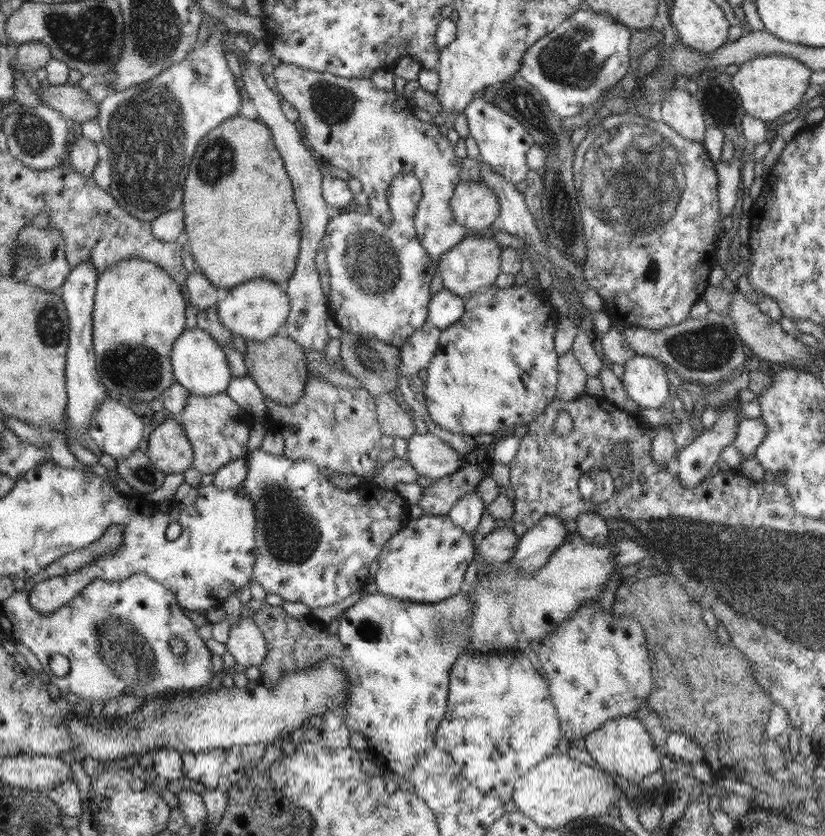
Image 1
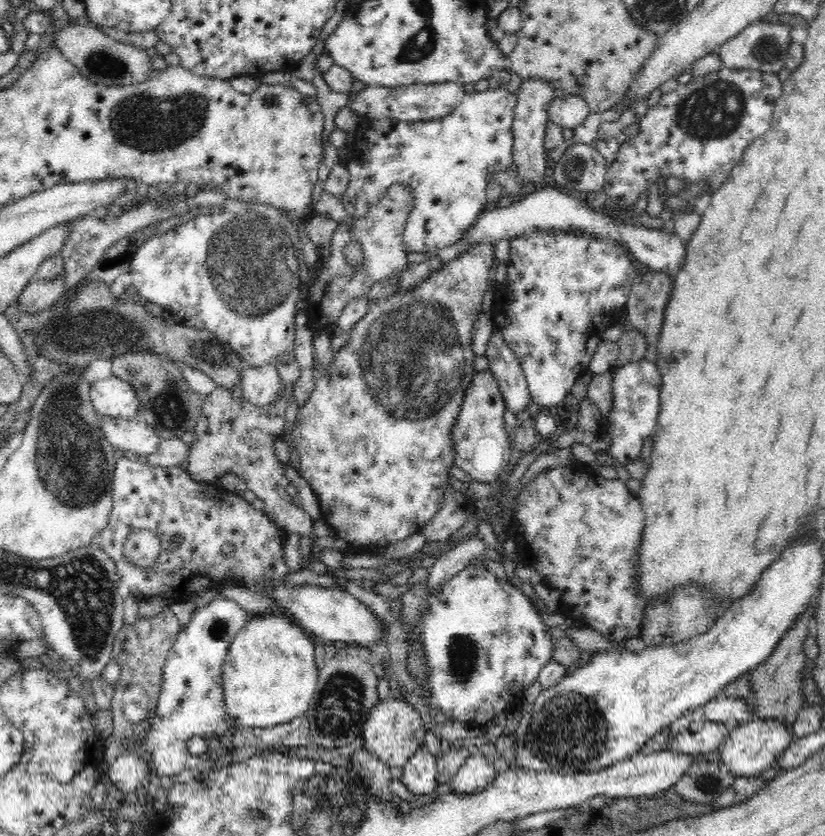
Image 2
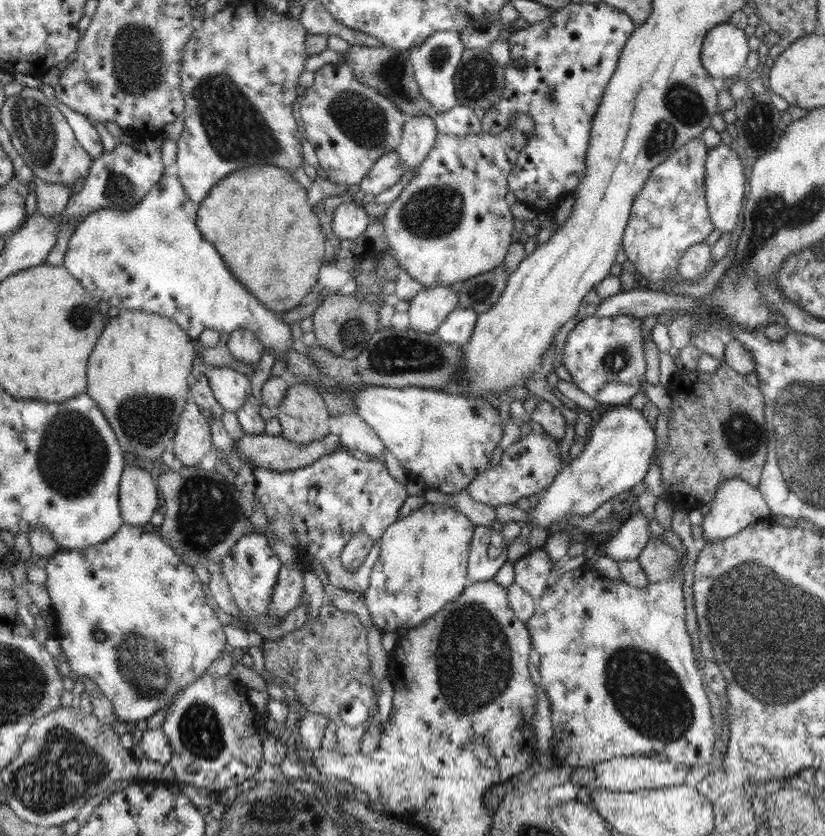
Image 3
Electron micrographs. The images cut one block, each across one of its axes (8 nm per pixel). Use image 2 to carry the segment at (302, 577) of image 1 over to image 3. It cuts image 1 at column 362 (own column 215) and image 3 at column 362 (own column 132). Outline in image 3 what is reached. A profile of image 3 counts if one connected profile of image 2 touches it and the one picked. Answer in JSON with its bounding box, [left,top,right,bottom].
[190,374,408,595]

